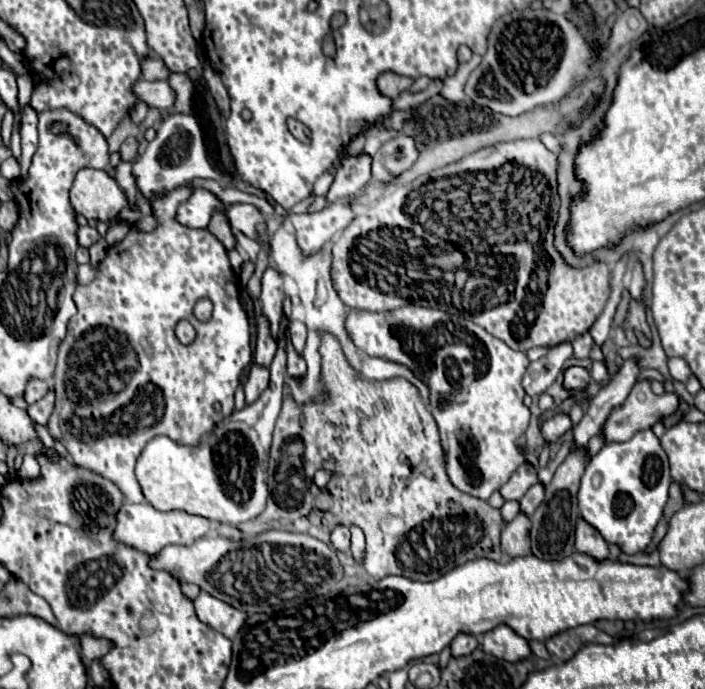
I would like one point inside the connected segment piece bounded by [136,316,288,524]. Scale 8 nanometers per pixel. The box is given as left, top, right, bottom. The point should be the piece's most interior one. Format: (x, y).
(223, 478)

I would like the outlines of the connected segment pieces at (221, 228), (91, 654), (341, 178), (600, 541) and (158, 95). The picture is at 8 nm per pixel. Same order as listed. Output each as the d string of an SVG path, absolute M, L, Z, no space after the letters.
M222 210L212 212L212 220L210 220L210 224L208 224L208 230L224 244L226 250L236 248L236 238L234 238L234 234L232 234L232 230L230 230L226 212L222 212Z
M82 636L82 654L86 660L94 660L100 658L104 654L108 654L112 650L112 642L104 640L104 638L96 638L96 636Z
M368 154L360 156L346 156L336 172L334 184L328 190L328 200L336 202L358 194L372 176L372 158Z
M582 518L576 524L576 550L584 552L584 554L590 554L596 560L604 560L608 556L606 540L600 536L600 532L596 532L596 528L592 528Z
M144 78L136 80L136 84L132 86L136 98L148 106L154 106L158 110L168 110L174 104L174 92L168 86L166 80L158 80L158 82L148 82Z

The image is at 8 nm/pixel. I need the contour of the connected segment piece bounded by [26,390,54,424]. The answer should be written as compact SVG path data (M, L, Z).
M48 390L48 394L42 400L38 400L36 404L32 404L32 406L26 408L28 416L32 420L36 420L38 424L46 424L48 418L50 418L50 414L52 414L52 410L54 410L54 392L52 390Z

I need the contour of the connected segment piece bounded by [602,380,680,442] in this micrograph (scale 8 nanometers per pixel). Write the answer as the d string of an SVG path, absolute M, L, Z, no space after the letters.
M650 380L634 384L628 400L612 410L612 416L604 424L604 434L608 442L624 442L634 436L634 432L648 430L656 422L662 422L676 412L680 396L676 392L664 392L656 396L650 390Z

